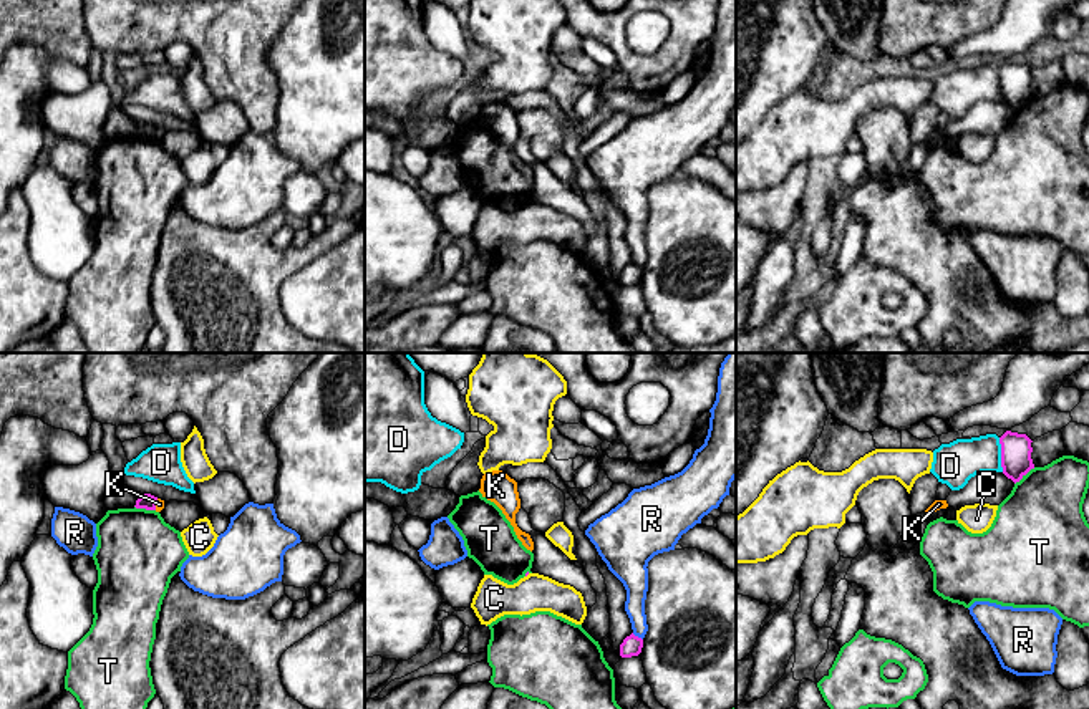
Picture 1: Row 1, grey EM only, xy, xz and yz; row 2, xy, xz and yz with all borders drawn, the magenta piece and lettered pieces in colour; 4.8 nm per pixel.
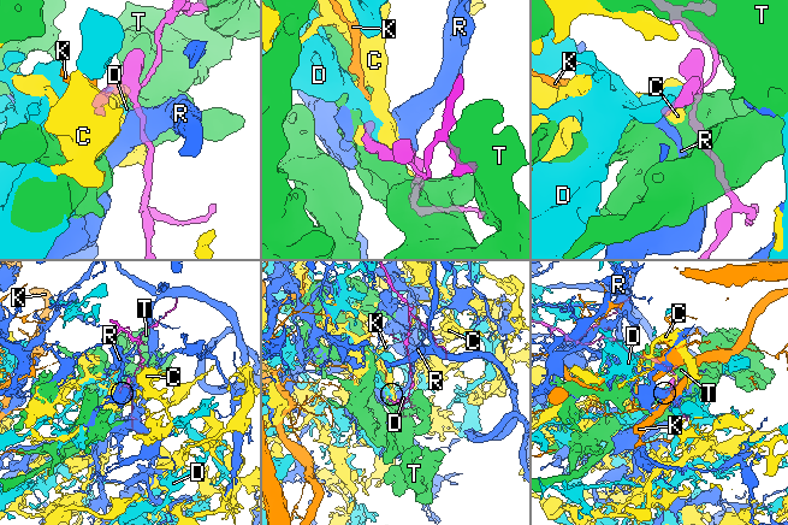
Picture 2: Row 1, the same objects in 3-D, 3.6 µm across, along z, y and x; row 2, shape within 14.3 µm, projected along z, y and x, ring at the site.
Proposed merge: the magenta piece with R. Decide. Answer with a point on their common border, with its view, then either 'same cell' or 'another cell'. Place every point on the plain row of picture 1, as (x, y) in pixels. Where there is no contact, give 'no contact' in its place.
meets magenta in xz at (637, 265); another cell

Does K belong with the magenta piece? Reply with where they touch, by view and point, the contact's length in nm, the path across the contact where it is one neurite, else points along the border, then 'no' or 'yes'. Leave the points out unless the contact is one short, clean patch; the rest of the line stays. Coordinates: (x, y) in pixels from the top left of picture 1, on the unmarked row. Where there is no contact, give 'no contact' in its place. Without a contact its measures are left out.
meets magenta in xy at (154, 133); contact 60 nm long; border along xy (158, 128), (154, 138); no

